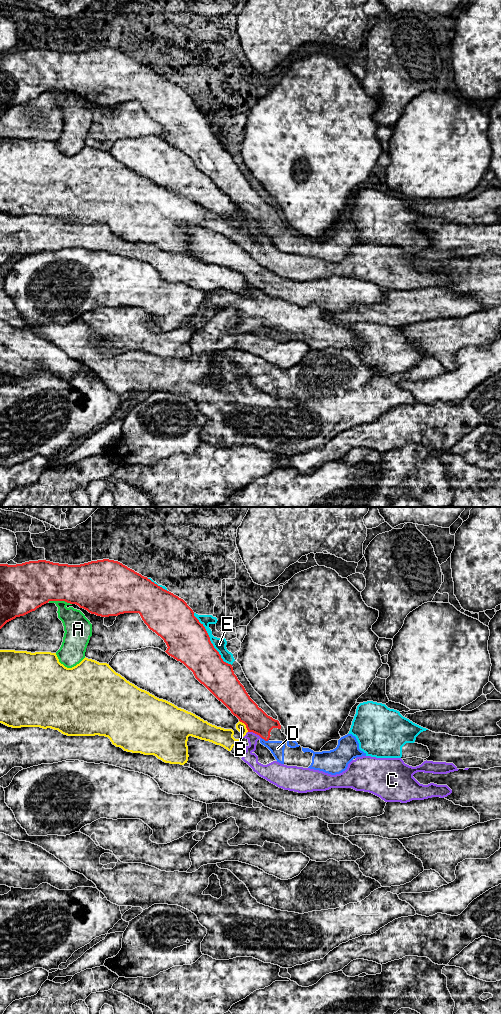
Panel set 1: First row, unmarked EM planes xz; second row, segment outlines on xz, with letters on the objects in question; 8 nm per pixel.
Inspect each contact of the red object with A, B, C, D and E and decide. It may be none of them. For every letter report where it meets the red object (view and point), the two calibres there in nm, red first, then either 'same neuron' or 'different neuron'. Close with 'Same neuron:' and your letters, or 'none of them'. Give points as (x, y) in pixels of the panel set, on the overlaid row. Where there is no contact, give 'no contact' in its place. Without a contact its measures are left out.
A: contact xz (60, 600); calibres 360 and 200 nm; different neuron
B: contact xz (245, 724); calibres 200 and 80 nm; different neuron
C: contact xz (255, 733); calibres 190 and 100 nm; different neuron
D: contact xz (265, 740); calibres 190 and 110 nm; same neuron
E: contact xz (210, 641); calibres 340 and 100 nm; different neuron
Same neuron: D

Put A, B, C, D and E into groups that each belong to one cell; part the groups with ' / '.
A / B C / D / E

